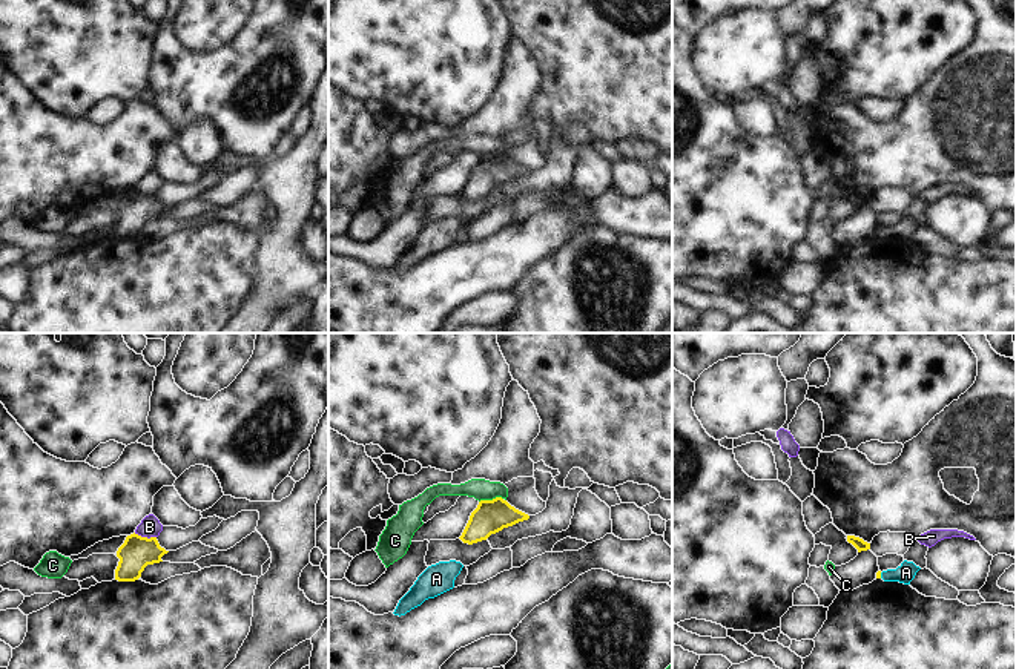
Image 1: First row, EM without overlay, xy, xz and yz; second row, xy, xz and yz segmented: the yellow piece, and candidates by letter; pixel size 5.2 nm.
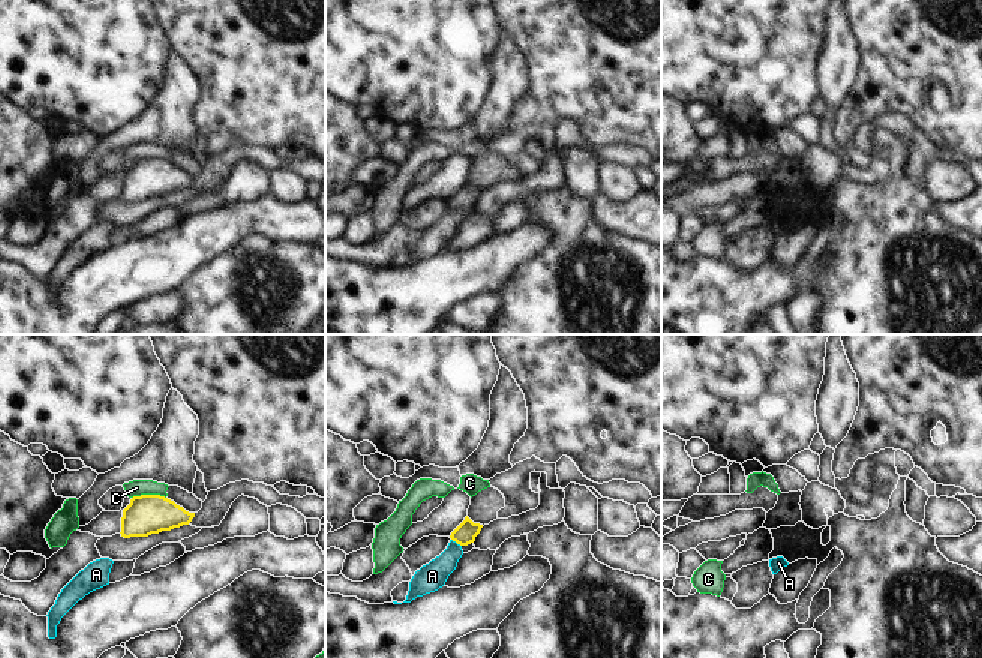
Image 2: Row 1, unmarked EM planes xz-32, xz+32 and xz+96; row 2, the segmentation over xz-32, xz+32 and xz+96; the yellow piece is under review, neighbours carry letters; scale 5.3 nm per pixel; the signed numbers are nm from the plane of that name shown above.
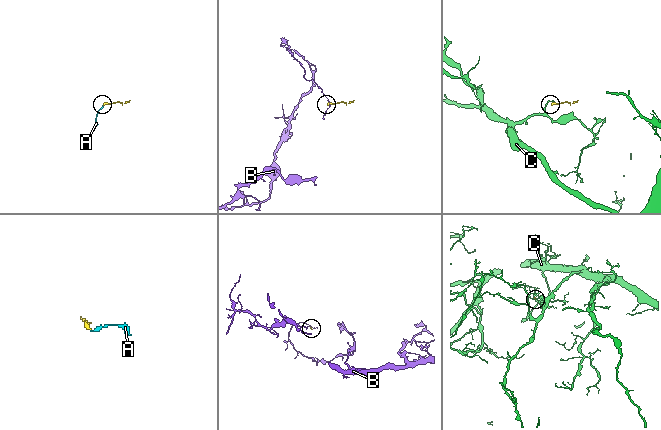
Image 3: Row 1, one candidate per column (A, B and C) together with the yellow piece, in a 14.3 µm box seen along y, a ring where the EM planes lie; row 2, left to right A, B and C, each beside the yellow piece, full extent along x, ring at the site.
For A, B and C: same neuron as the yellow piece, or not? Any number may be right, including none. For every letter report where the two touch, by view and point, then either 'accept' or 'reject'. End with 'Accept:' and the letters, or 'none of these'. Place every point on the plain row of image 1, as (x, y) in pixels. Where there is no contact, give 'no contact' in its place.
A: yz (880, 232) | accept
B: xy (145, 194) | reject
C: xz (490, 157) | reject
Accept: A

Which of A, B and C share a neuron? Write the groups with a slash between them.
A / B / C

